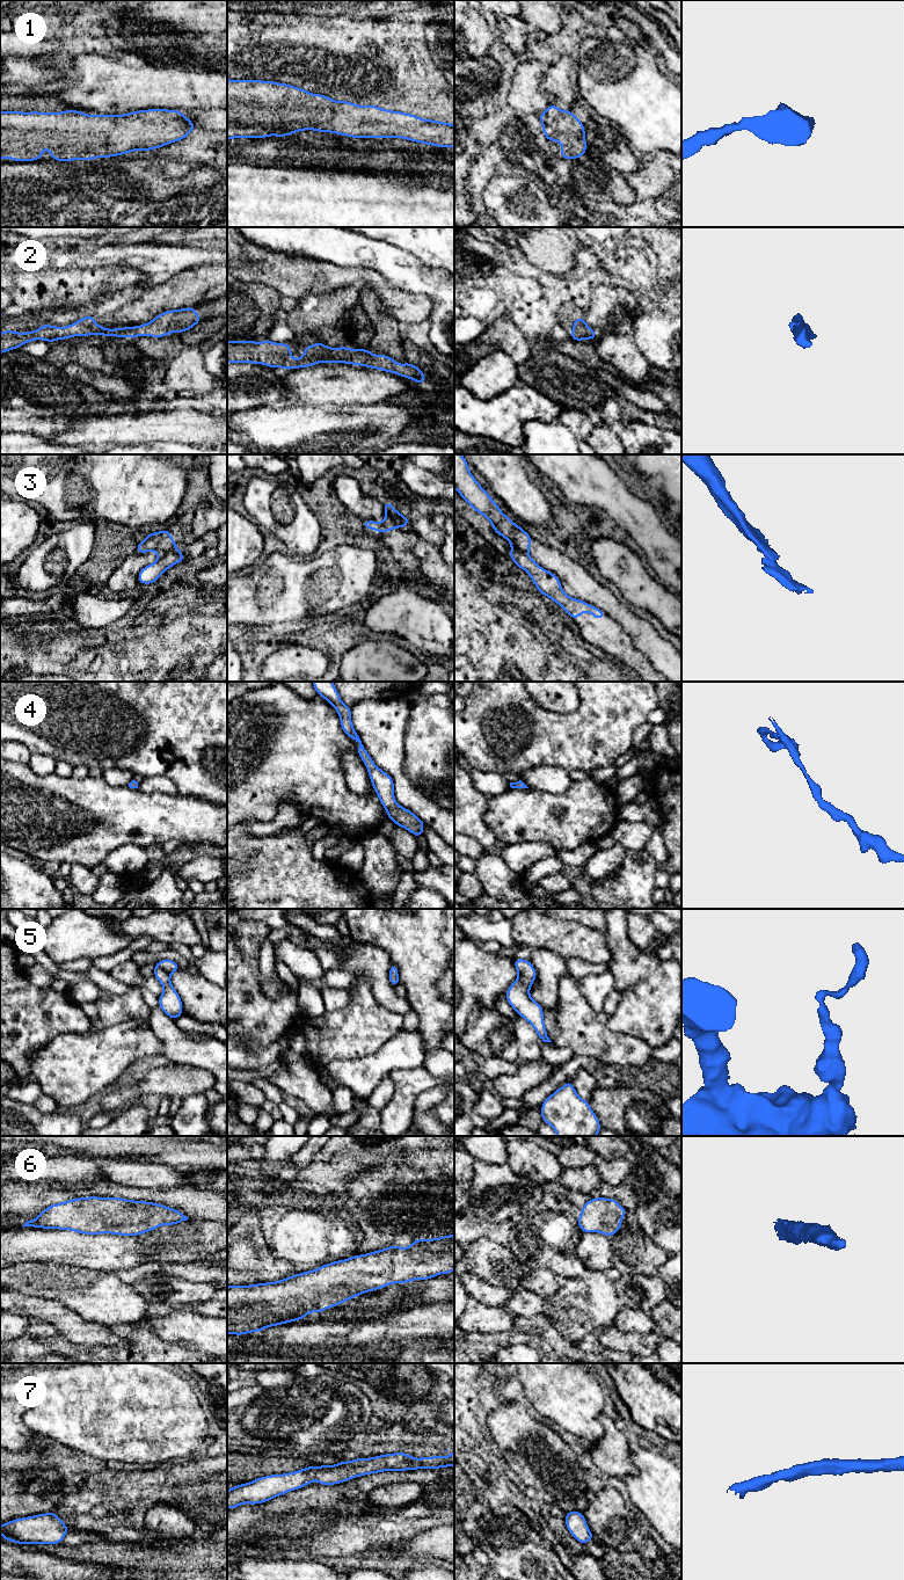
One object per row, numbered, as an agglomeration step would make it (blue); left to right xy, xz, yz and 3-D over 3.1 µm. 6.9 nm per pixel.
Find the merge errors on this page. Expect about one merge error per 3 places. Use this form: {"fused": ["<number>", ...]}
{"fused": ["3"]}

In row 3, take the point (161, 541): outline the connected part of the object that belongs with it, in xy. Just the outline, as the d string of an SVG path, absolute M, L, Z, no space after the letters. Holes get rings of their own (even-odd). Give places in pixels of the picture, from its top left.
M169 527L146 534L144 541L137 545L136 553L148 553L150 551L154 551L159 558L163 556L167 552L177 549L176 543L173 537L169 534Z

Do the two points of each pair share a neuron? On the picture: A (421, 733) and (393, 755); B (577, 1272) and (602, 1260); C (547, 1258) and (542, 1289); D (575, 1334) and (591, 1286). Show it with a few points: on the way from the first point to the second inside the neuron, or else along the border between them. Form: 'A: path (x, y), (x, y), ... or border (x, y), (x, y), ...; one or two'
A: border (408, 719), (405, 730), (405, 773); two
B: border (574, 1253), (587, 1269); two
C: border (531, 1268), (549, 1268), (564, 1280); two
D: path (575, 1323), (575, 1317), (591, 1301), (591, 1297); one

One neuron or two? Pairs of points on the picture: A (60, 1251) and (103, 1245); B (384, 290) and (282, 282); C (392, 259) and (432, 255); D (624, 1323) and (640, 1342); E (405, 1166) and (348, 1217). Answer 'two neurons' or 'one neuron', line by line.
A: one neuron
B: one neuron
C: two neurons
D: two neurons
E: two neurons

